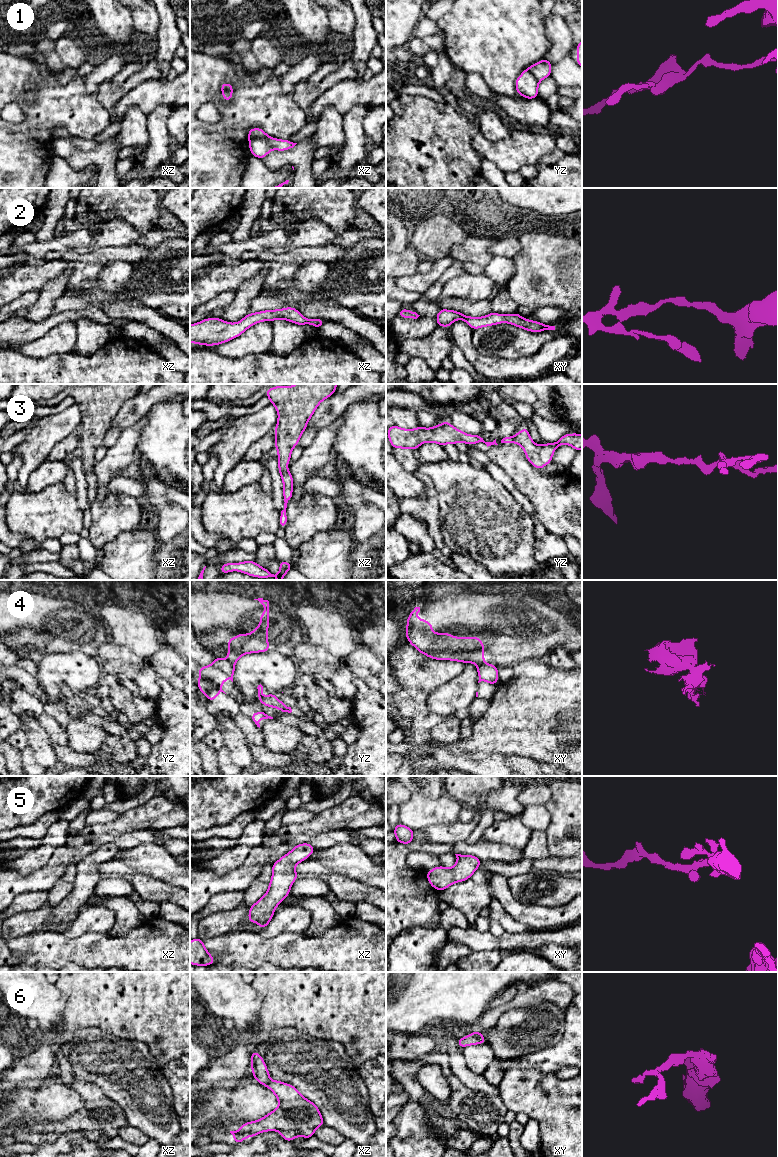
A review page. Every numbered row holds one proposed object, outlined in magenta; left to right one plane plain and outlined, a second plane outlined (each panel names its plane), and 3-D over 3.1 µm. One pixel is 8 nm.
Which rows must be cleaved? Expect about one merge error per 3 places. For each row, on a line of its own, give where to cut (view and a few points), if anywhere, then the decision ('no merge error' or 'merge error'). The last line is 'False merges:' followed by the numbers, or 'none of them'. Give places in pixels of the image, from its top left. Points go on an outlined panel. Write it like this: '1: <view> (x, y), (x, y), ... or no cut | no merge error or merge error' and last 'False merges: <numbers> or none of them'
1: xz (249, 139), (264, 138), (273, 148) | merge error
2: no cut | no merge error
3: no cut | no merge error
4: xy (483, 662), (476, 664) | merge error
5: no cut | no merge error
6: no cut | no merge error
False merges: 1, 4

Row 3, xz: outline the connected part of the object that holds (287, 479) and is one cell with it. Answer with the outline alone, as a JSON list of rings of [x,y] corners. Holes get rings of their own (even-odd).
[[[297,384],[276,386],[268,389],[268,396],[278,412],[278,421],[274,429],[275,448],[278,451],[278,471],[283,482],[284,509],[281,511],[280,528],[287,525],[287,503],[293,497],[293,477],[287,469],[291,461],[291,452],[299,443],[307,423],[318,405],[335,393],[338,384]]]

